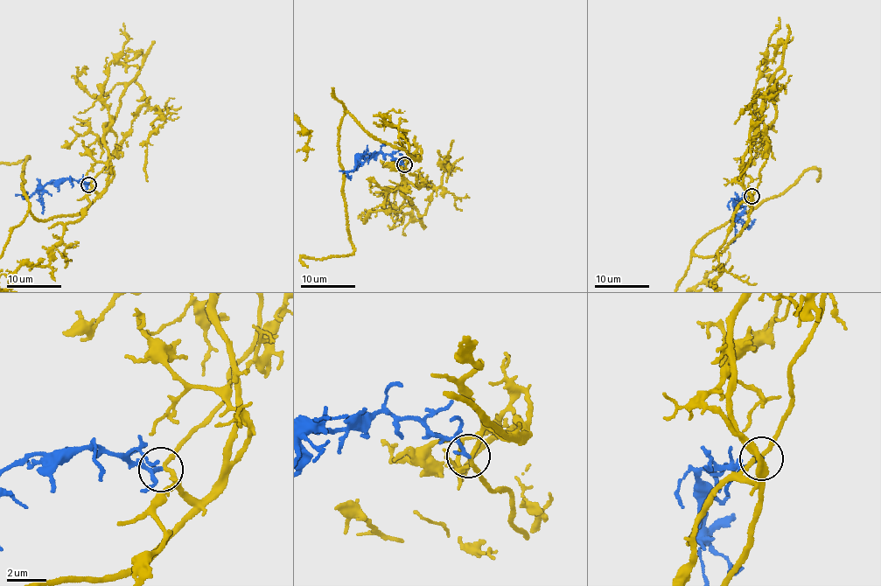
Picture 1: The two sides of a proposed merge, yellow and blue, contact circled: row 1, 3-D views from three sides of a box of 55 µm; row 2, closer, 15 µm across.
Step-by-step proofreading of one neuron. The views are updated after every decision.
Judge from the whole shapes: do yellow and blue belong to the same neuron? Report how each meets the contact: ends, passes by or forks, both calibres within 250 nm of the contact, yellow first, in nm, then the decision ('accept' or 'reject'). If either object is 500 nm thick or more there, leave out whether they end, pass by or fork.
yellow passes by; blue ends there; 190 nm thick on the yellow side, 190 nm on the other; reject

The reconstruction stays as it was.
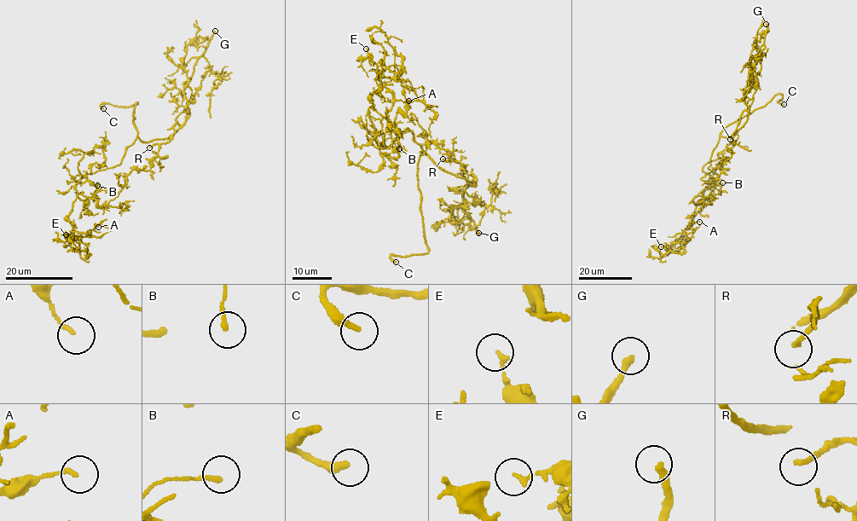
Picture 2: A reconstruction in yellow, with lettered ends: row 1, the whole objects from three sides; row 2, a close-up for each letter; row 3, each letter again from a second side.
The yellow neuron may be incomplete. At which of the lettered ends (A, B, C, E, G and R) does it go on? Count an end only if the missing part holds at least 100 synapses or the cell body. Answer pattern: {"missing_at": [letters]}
{"missing_at": ["C", "G", "R"]}

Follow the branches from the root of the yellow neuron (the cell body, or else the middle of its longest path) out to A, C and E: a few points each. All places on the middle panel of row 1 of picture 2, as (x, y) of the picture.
A: (413, 131), (383, 148), (368, 111), (373, 95), (383, 96), (379, 78), (399, 80), (408, 101)
C: (413, 131), (422, 148), (417, 178), (423, 232), (429, 251), (424, 254), (390, 256), (396, 262)
E: (413, 131), (380, 147), (368, 111), (373, 95), (383, 96), (381, 81), (366, 49)

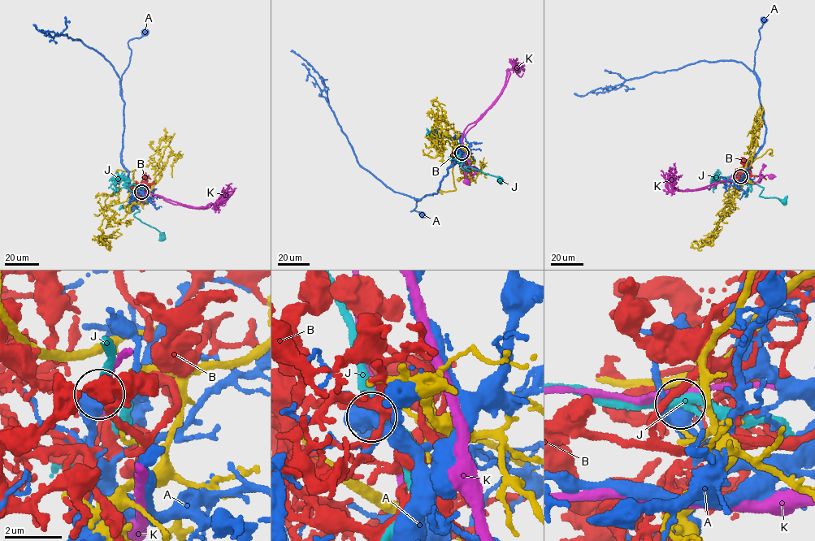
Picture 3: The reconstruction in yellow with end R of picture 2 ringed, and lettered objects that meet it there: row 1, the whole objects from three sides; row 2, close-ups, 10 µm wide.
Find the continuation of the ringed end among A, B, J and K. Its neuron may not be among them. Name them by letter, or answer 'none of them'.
none of them

